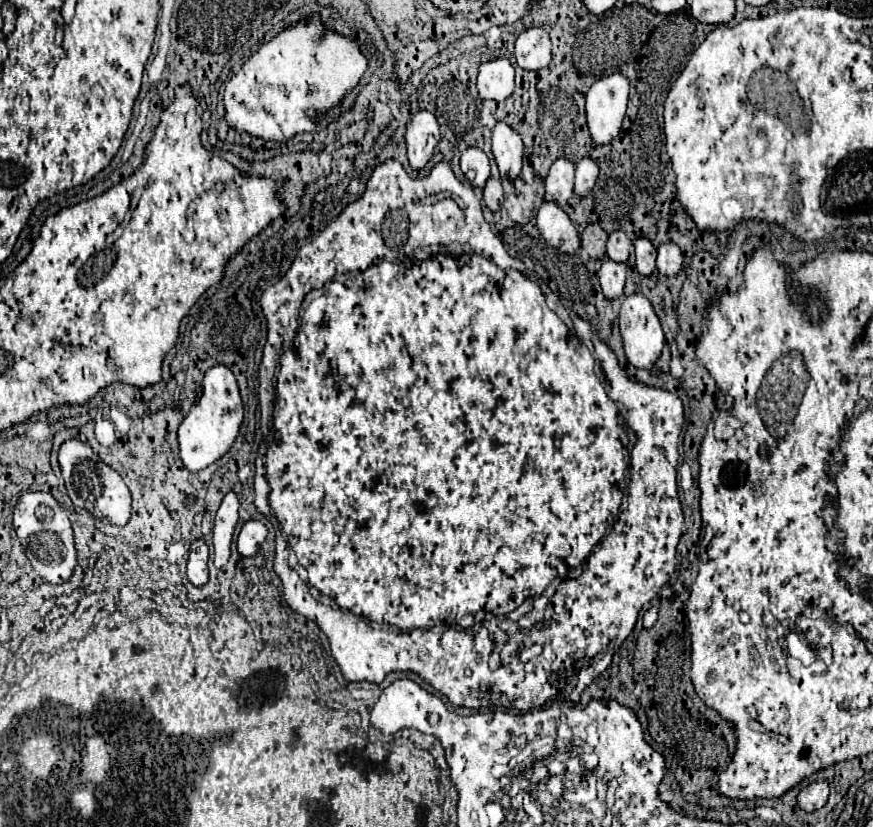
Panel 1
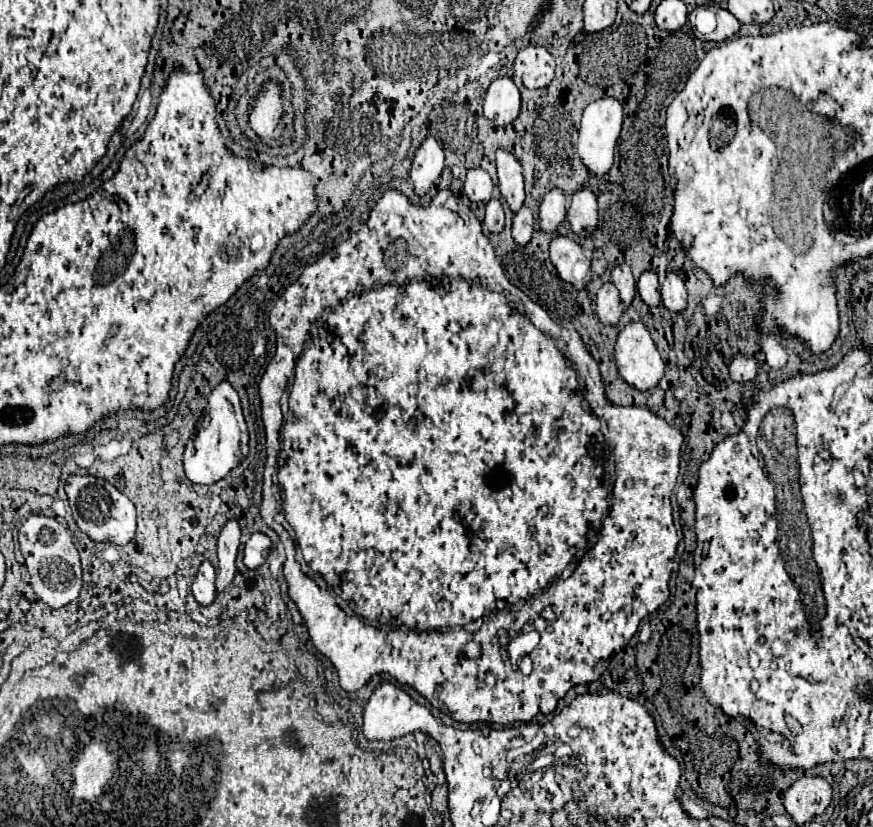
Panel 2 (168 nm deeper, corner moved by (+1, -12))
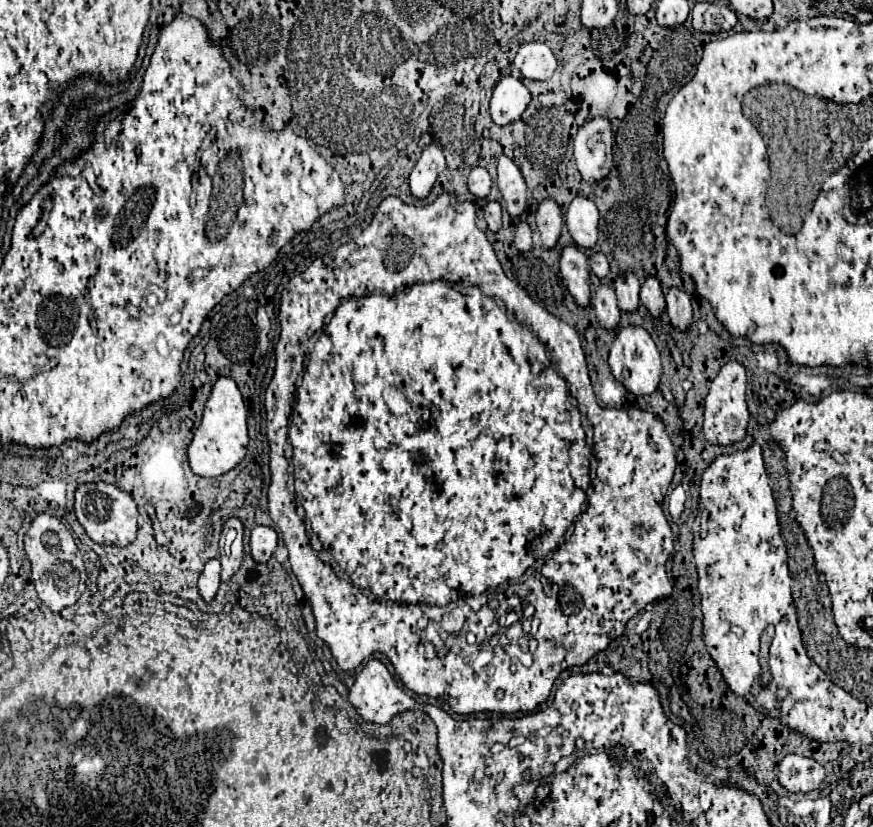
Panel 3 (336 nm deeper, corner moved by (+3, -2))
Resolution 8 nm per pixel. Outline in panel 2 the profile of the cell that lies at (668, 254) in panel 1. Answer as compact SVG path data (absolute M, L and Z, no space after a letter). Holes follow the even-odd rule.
M666 273L666 279L664 279L660 291L662 291L662 303L666 309L670 309L674 313L680 313L686 309L688 293L686 293L686 287L684 287L684 281L680 279L680 275Z

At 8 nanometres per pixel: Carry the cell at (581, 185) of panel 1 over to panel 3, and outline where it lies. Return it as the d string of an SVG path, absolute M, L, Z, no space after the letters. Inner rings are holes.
M576 195L566 211L566 227L580 247L592 247L598 239L598 207L592 199Z

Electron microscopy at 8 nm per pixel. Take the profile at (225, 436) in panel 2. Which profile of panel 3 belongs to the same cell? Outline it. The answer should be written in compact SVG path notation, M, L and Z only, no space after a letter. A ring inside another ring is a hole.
M220 377L206 401L202 423L196 429L188 447L190 469L200 477L218 477L234 469L246 455L248 431L246 431L246 405L236 383L230 377Z

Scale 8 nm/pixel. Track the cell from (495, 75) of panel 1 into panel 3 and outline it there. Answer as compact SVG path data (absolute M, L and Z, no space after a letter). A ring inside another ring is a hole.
M502 77L490 99L490 115L496 125L508 125L524 113L526 105L530 103L530 91L522 85L520 79L516 77Z

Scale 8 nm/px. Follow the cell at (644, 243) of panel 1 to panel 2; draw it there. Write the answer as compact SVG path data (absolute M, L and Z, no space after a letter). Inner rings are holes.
M644 271L642 277L638 279L638 293L642 297L642 301L650 307L660 305L660 283L654 271Z

